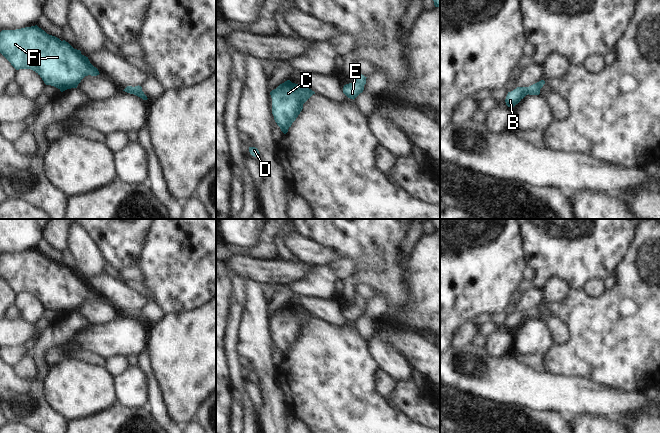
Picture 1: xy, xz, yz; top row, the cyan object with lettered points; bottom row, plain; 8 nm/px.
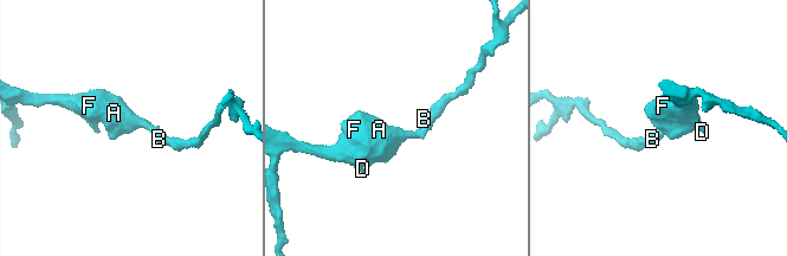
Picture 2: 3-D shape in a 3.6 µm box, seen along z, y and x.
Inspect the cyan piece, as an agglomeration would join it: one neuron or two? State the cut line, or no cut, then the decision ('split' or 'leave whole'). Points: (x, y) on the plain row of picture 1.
no cut; leave whole

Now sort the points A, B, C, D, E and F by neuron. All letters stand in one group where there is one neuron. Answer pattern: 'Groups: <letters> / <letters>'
Groups: A B C D E F

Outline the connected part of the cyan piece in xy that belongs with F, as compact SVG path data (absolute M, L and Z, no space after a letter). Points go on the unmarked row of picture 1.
M37 249L16 254L2 254L0 256L0 277L16 294L31 293L42 302L46 309L54 310L61 316L77 312L85 300L100 298L80 274L74 273L65 264L61 265L47 258Z

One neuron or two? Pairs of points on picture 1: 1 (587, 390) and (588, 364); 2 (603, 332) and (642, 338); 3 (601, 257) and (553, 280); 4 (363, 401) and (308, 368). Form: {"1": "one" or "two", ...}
{"1": "two", "2": "one", "3": "two", "4": "one"}

